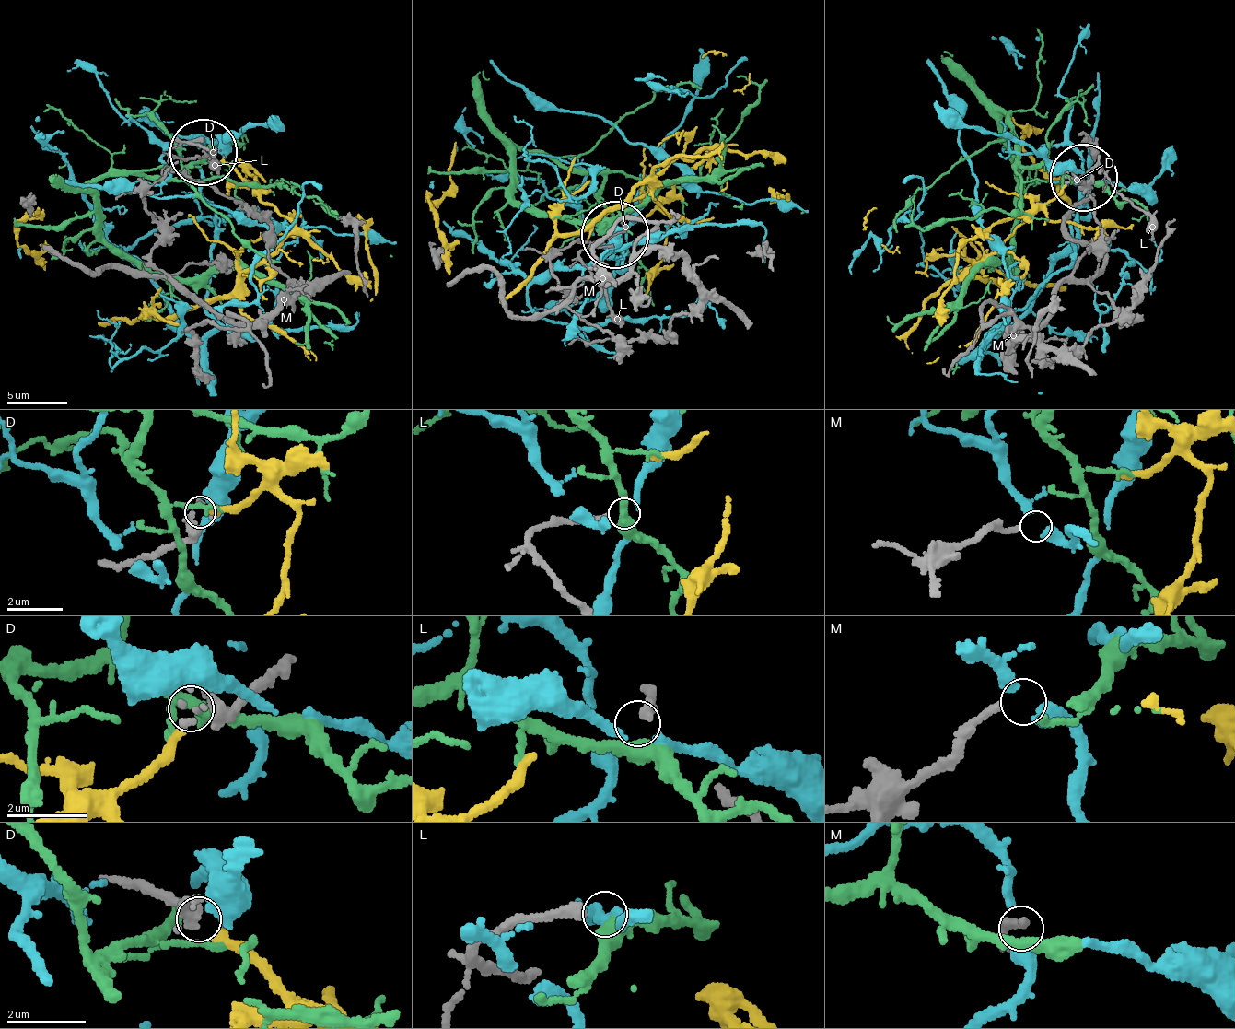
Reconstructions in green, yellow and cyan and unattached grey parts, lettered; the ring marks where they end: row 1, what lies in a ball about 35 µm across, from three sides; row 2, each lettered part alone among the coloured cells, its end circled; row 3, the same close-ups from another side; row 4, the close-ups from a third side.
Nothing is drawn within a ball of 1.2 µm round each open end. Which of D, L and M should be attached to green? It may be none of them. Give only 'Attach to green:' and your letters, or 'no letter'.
Attach to green: no letter

